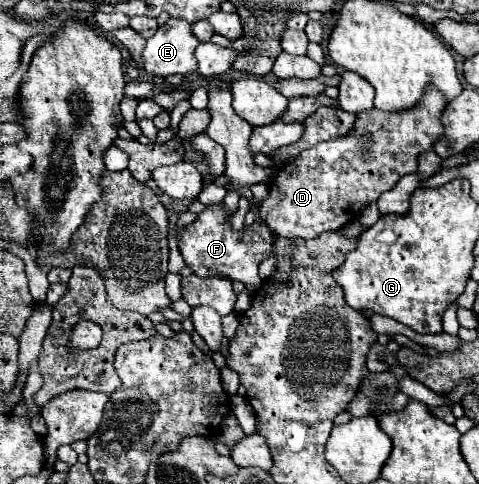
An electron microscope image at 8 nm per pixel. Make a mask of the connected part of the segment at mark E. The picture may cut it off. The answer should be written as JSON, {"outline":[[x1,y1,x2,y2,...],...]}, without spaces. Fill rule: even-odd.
{"outline":[[169,19,161,25,151,39,147,39,143,47,143,69,151,75,173,75,183,73,189,75,197,69,197,61,193,57,193,49,199,41,193,37,193,31,187,21]]}

